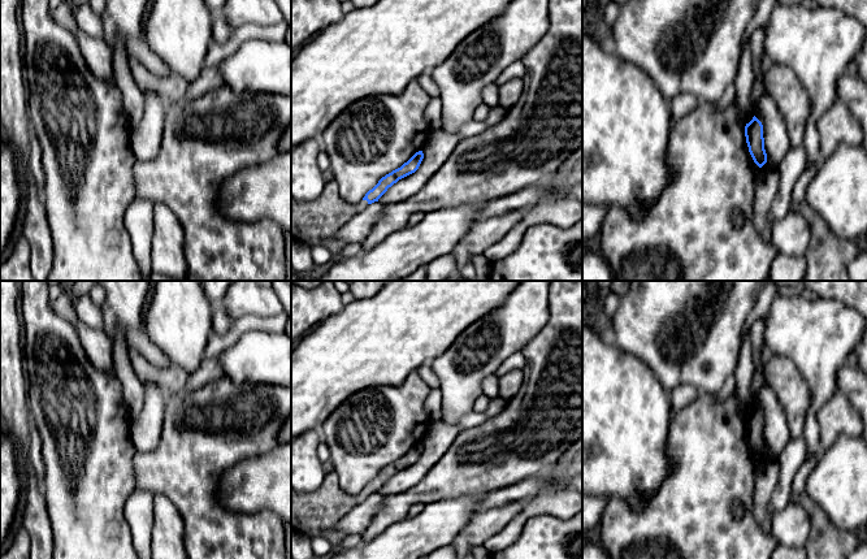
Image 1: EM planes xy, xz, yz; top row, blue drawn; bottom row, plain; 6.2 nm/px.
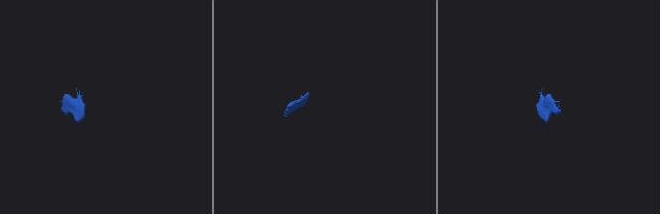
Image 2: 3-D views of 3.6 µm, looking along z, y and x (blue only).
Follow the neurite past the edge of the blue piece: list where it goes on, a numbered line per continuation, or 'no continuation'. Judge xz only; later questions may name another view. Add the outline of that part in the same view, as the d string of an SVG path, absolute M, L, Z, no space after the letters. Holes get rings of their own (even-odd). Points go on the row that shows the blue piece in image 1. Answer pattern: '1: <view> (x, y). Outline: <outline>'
1: xz (316, 222). Outline: M335 181L326 183L321 195L313 200L299 202L291 196L291 235L296 242L309 247L322 246L333 255L339 255L347 243L337 238L338 230L367 205L367 200L361 200L357 204L344 202L339 195Z

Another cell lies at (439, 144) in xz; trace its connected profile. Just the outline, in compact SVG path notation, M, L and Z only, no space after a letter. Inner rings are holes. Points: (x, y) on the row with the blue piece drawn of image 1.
M441 127L430 130L428 140L421 150L424 159L419 169L389 187L378 199L378 203L385 205L402 203L416 195L450 157L459 140L460 136L458 134L450 134Z

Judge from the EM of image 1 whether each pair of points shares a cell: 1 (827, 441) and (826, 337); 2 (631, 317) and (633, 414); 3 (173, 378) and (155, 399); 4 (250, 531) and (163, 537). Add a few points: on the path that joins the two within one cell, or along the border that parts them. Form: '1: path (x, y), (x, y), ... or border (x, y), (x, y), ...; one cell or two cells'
1: border (836, 389), (818, 412), (819, 430); two cells
2: border (614, 343), (637, 356), (654, 376); two cells
3: border (143, 384), (155, 384), (165, 395); two cells
4: border (176, 506), (183, 524), (185, 545); two cells

